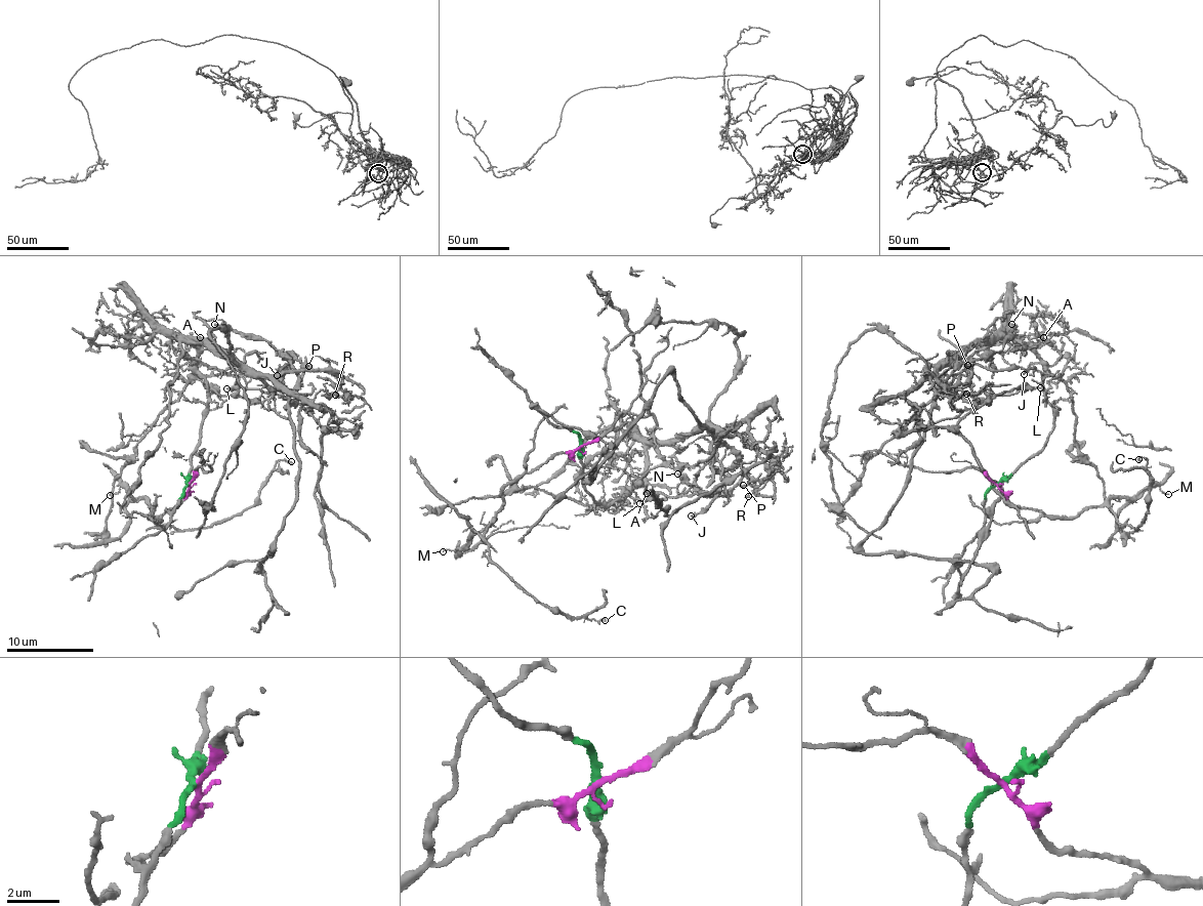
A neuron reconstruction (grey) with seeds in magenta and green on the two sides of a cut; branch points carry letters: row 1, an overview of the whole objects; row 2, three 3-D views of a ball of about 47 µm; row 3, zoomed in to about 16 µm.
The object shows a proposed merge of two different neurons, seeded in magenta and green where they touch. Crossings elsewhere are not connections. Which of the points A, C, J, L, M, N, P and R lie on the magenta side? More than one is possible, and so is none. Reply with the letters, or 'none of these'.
C, M

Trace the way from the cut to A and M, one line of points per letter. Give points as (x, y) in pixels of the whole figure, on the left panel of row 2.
A: (188, 485), (191, 459), (208, 394), (205, 376), (197, 369), (200, 336)
M: (190, 485), (178, 506), (168, 506), (158, 516), (151, 516), (144, 499), (127, 499), (121, 486), (110, 495)

